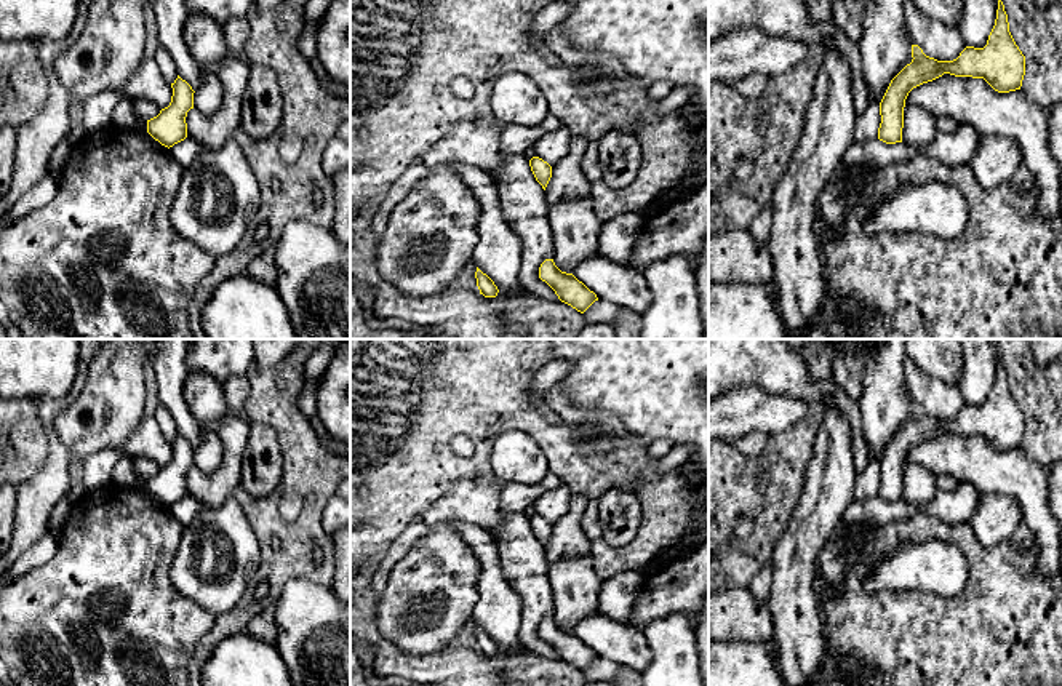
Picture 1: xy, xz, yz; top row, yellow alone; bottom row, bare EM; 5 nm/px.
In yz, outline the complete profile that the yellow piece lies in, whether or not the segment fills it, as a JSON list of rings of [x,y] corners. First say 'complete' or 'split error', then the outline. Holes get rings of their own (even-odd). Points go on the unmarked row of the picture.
complete; [[[998,358],[995,384],[984,406],[966,405],[953,419],[937,419],[912,403],[912,421],[889,441],[881,461],[878,497],[886,502],[902,501],[904,465],[908,451],[944,432],[984,437],[995,449],[1020,448],[1025,433],[1025,414],[1016,403],[1004,363]]]

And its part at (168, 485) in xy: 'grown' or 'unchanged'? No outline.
unchanged

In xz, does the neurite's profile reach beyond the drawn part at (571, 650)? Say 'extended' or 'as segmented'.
as segmented

